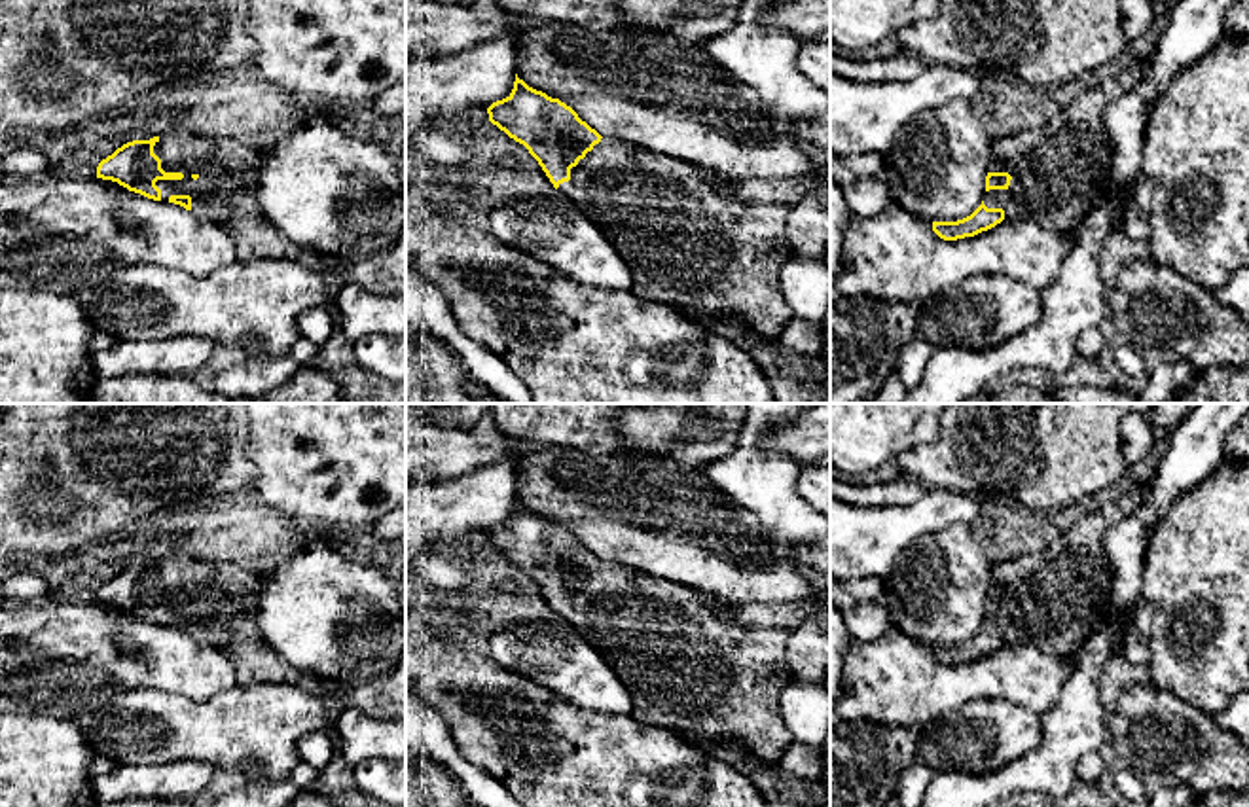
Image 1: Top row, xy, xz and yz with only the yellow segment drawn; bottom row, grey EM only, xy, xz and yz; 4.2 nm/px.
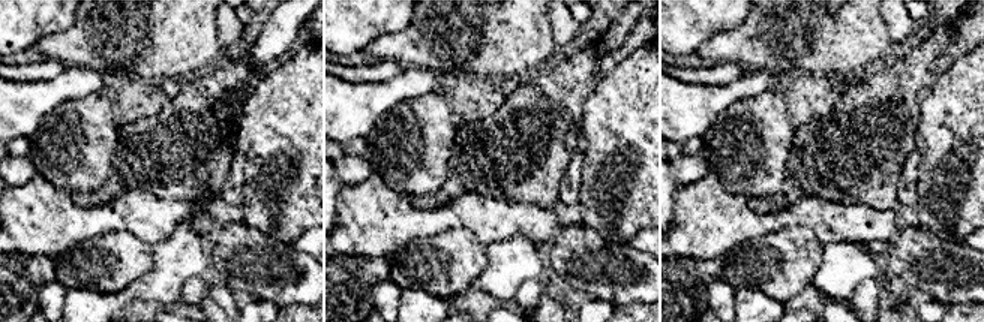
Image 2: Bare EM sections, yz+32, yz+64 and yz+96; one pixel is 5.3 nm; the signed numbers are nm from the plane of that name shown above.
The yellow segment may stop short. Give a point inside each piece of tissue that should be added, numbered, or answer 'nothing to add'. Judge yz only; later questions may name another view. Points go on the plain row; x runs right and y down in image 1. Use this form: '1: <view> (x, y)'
1: yz (1058, 595)

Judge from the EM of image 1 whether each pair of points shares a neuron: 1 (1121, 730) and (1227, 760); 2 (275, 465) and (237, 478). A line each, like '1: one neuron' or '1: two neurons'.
1: one neuron
2: two neurons

